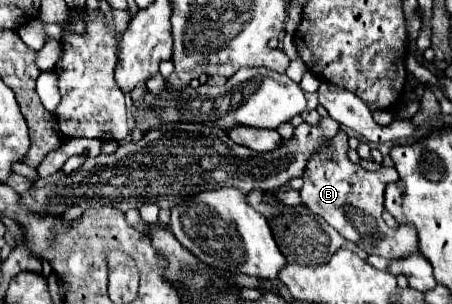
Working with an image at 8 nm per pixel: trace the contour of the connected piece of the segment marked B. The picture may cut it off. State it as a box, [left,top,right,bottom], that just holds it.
[302,132,418,260]

